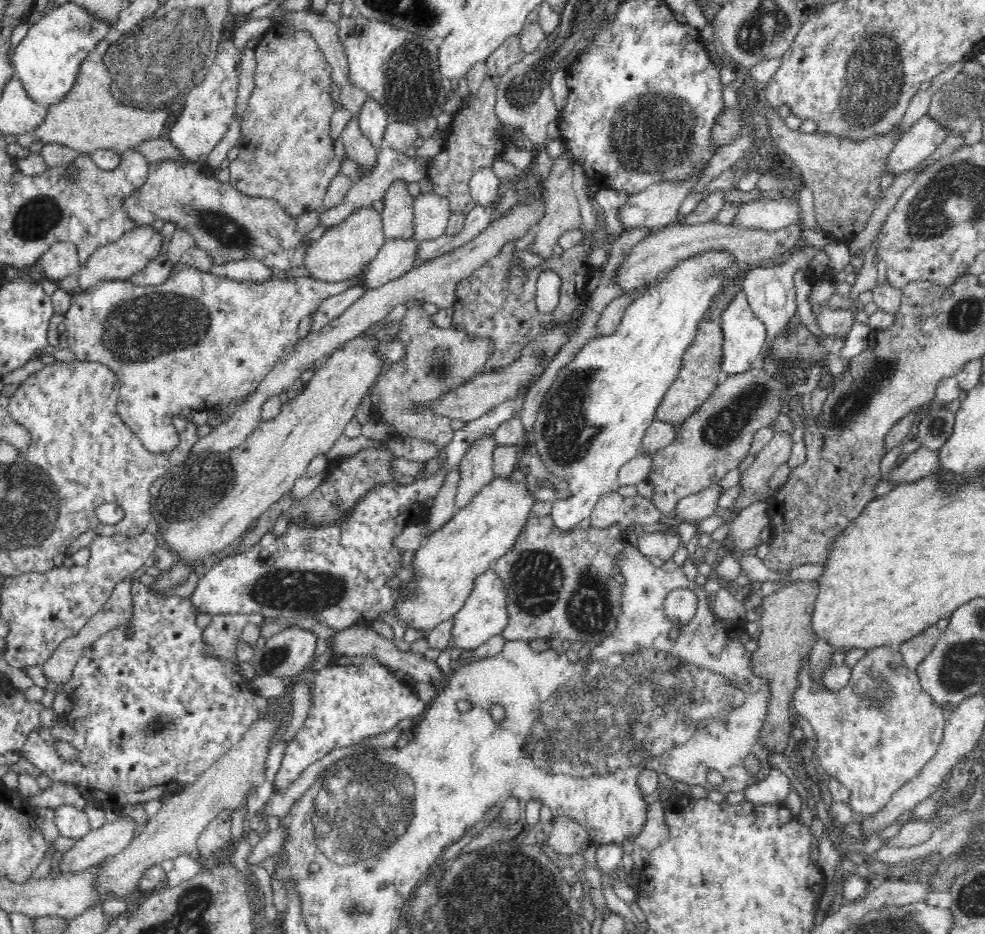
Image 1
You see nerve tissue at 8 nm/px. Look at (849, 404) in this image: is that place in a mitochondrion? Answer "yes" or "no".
yes

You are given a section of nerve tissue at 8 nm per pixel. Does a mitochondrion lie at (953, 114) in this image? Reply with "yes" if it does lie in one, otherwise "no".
yes

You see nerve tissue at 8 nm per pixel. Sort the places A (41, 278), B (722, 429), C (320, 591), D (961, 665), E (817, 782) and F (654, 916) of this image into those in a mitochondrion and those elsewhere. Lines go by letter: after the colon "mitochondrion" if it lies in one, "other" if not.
A: other
B: mitochondrion
C: mitochondrion
D: mitochondrion
E: other
F: other

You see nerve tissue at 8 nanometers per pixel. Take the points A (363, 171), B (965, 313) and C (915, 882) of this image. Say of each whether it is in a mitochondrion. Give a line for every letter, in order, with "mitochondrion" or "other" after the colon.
A: other
B: mitochondrion
C: other

